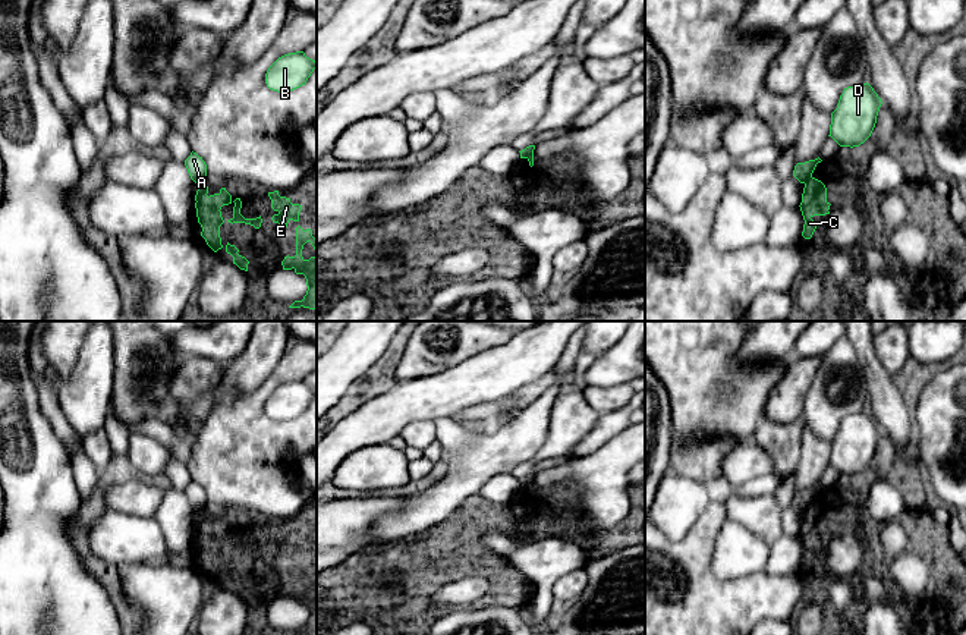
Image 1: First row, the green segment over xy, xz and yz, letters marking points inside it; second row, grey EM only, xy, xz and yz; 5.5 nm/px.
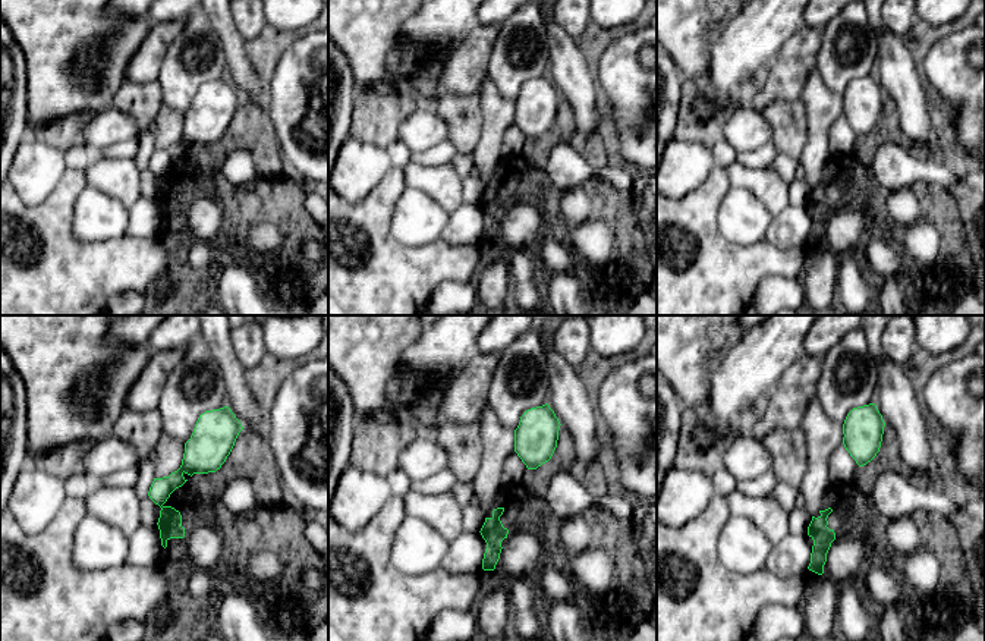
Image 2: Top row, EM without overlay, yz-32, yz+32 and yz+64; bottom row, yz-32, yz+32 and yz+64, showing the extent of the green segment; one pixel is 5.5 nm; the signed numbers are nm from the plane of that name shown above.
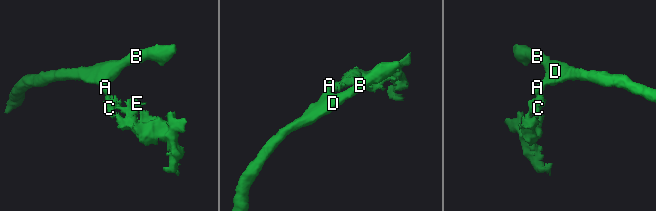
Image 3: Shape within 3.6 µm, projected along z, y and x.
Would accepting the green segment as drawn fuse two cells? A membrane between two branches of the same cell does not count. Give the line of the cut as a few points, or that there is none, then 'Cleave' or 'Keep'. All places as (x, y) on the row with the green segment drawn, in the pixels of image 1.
Split along yz (811, 175), (805, 184). Cleave

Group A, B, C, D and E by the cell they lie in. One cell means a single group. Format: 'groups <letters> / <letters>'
groups A B D / C E

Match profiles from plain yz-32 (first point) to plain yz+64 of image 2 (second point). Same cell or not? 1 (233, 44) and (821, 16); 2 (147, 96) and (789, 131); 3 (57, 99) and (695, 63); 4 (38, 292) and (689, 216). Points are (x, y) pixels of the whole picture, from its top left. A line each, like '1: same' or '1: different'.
1: different
2: same
3: same
4: same

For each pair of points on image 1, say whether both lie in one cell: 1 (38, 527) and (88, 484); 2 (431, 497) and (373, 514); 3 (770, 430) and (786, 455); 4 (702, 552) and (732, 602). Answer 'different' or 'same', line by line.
1: different
2: different
3: same
4: same

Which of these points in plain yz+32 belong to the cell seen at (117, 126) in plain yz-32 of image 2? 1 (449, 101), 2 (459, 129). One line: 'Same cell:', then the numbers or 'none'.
Same cell: none

